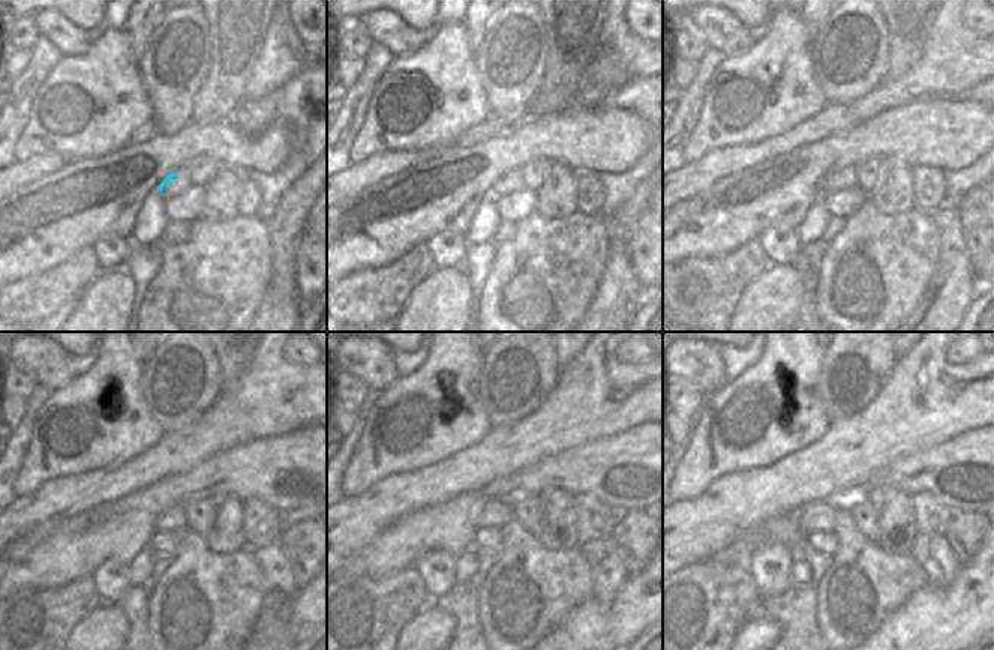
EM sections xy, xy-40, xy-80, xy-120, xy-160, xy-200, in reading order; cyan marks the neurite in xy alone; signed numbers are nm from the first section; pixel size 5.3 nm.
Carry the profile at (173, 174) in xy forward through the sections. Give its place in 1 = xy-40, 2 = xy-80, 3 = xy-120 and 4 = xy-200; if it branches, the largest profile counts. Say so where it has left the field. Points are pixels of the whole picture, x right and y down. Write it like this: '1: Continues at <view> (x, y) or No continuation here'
1: Continues at xy-40 (495, 186)
2: Continues at xy-80 (834, 180)
3: Continues at xy-120 (170, 518)
4: Continues at xy-200 (819, 515)

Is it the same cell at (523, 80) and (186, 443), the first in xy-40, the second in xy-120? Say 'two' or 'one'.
two

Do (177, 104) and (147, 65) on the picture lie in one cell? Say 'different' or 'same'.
same

